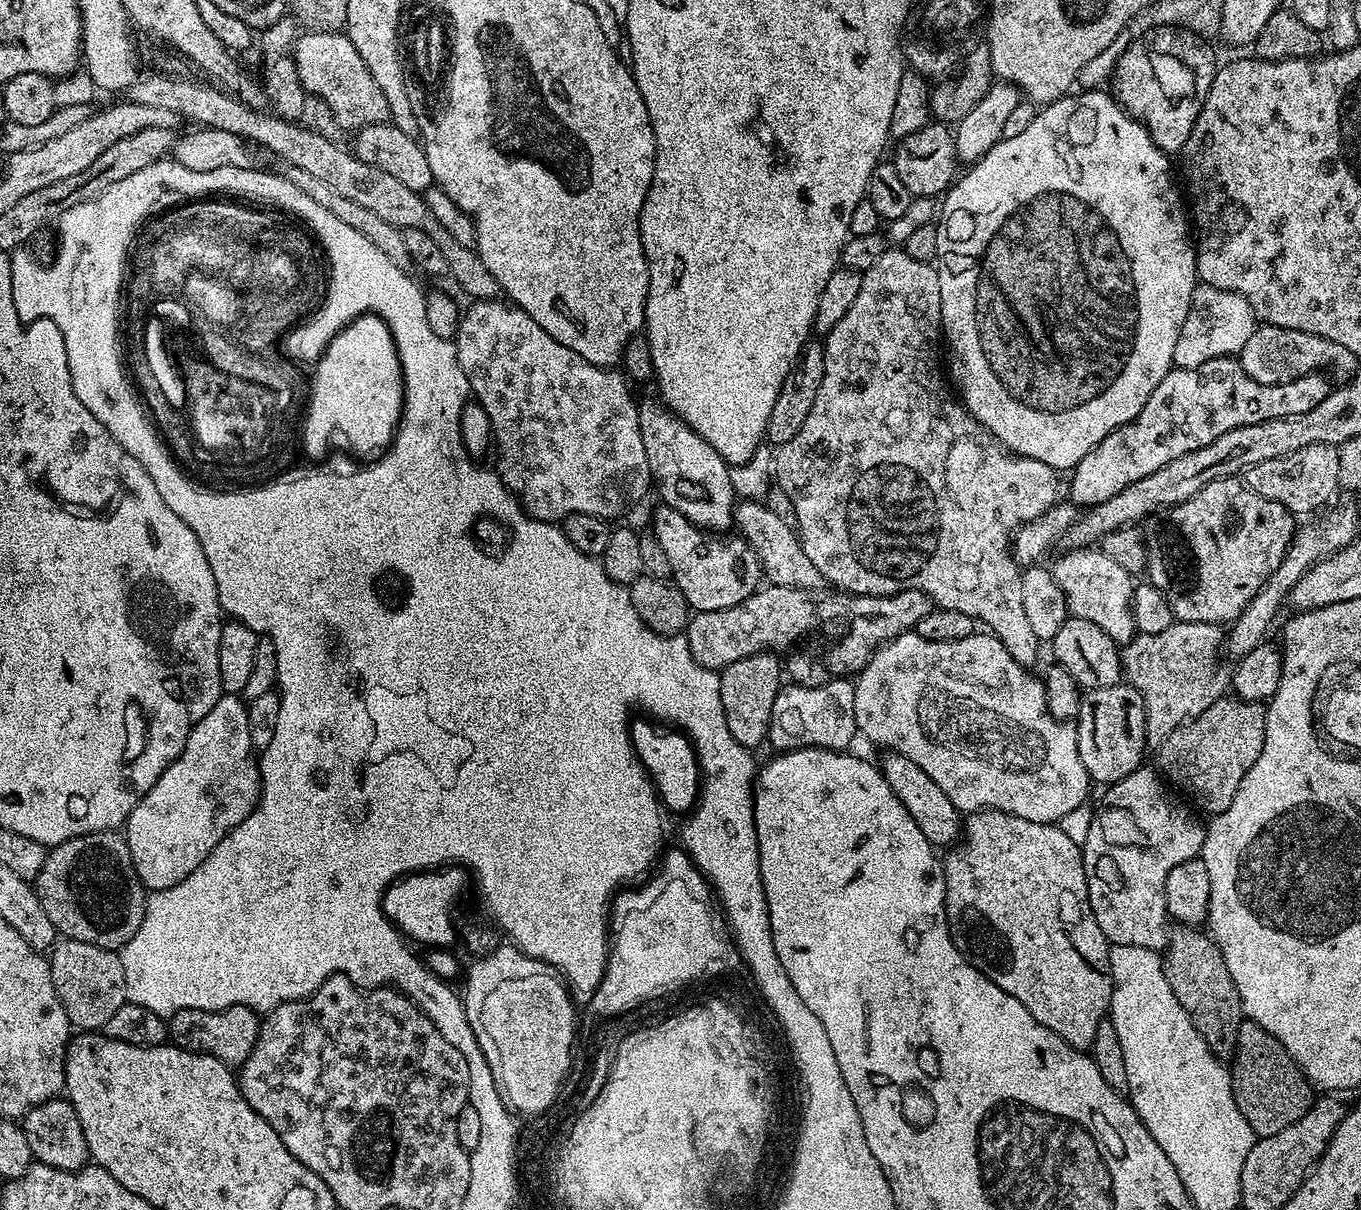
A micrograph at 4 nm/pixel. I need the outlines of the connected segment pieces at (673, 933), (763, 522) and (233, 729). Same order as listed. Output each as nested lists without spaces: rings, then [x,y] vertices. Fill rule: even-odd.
[[[676,846],[668,853],[665,851],[662,856],[662,863],[659,865],[660,873],[653,878],[649,884],[641,883],[637,892],[628,892],[632,890],[621,890],[616,893],[610,905],[610,951],[608,954],[608,969],[604,971],[602,982],[598,990],[592,993],[590,997],[590,1007],[600,1012],[620,1012],[620,1008],[628,1008],[628,1004],[636,1004],[636,1000],[644,1000],[644,996],[656,996],[656,992],[665,992],[667,988],[676,988],[676,984],[685,984],[687,980],[693,980],[695,976],[701,974],[710,974],[720,972],[721,970],[730,970],[734,966],[734,961],[740,957],[736,950],[736,941],[732,938],[732,933],[714,899],[713,889],[710,887],[705,875],[692,863],[692,857],[684,851],[683,847]]]
[[[741,499],[736,505],[734,524],[739,535],[743,536],[749,546],[755,550],[767,583],[787,588],[813,590],[821,587],[822,577],[818,574],[818,566],[814,566],[810,562],[806,550],[802,550],[797,529],[789,521],[788,525],[774,509],[767,508],[766,505],[767,503],[759,500]]]
[[[236,694],[221,695],[220,701],[212,707],[210,714],[206,714],[206,718],[202,718],[202,722],[198,722],[194,726],[194,730],[190,730],[190,738],[186,738],[186,746],[182,750],[182,754],[178,754],[175,762],[160,774],[158,782],[154,786],[150,786],[148,793],[141,798],[138,806],[134,806],[134,810],[129,814],[126,823],[123,825],[122,835],[130,846],[130,858],[134,862],[134,870],[138,874],[140,881],[144,883],[145,889],[152,892],[161,892],[178,882],[182,882],[182,878],[186,878],[186,874],[194,874],[194,870],[198,870],[198,866],[202,866],[202,862],[206,862],[210,850],[214,850],[214,846],[218,846],[218,842],[222,842],[222,838],[227,832],[234,830],[234,826],[241,824],[251,814],[259,801],[260,765],[257,753],[254,751],[250,740],[248,710],[245,701]]]

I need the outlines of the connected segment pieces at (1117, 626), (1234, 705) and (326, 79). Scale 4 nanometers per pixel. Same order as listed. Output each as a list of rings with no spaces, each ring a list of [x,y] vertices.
[[[1091,547],[1068,550],[1065,553],[1065,556],[1057,558],[1056,565],[1051,565],[1050,571],[1066,598],[1069,613],[1078,618],[1086,618],[1086,622],[1094,622],[1094,626],[1102,626],[1102,630],[1106,630],[1106,634],[1110,634],[1110,638],[1116,641],[1117,645],[1130,643],[1132,637],[1137,635],[1136,620],[1132,616],[1133,573],[1122,570],[1118,562],[1106,558],[1104,552],[1093,550]]]
[[[1228,699],[1215,700],[1202,714],[1174,730],[1158,749],[1158,768],[1167,783],[1177,784],[1201,813],[1225,812],[1234,802],[1242,778],[1246,778],[1250,766],[1258,762],[1258,754],[1262,754],[1268,717],[1265,705],[1254,700]]]
[[[305,31],[297,39],[294,59],[305,93],[309,97],[317,96],[342,127],[359,130],[389,119],[386,94],[382,94],[378,82],[374,82],[370,70],[366,70],[366,62],[362,62],[358,50],[354,50],[354,42],[350,42],[343,31]]]

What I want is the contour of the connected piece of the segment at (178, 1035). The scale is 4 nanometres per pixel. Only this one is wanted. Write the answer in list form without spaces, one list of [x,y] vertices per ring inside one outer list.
[[[235,1004],[222,1010],[202,1010],[201,1008],[183,1008],[167,1017],[168,1040],[177,1048],[188,1052],[201,1052],[218,1058],[228,1068],[239,1069],[250,1058],[254,1042],[258,1038],[261,1017],[252,1008]]]

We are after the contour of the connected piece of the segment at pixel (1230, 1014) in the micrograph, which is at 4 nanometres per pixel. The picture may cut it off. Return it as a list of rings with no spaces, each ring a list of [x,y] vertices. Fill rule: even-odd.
[[[1176,926],[1171,929],[1167,937],[1168,949],[1163,949],[1162,959],[1166,982],[1170,982],[1170,990],[1174,990],[1174,998],[1182,1002],[1182,1010],[1190,1014],[1198,1034],[1210,1046],[1212,1053],[1225,1062],[1231,1061],[1236,1055],[1236,1043],[1238,1042],[1238,1030],[1245,1019],[1244,1010],[1240,1007],[1240,995],[1234,986],[1234,978],[1230,978],[1230,970],[1226,970],[1226,958],[1222,958],[1222,950],[1216,945],[1215,940],[1207,931],[1196,926]]]

